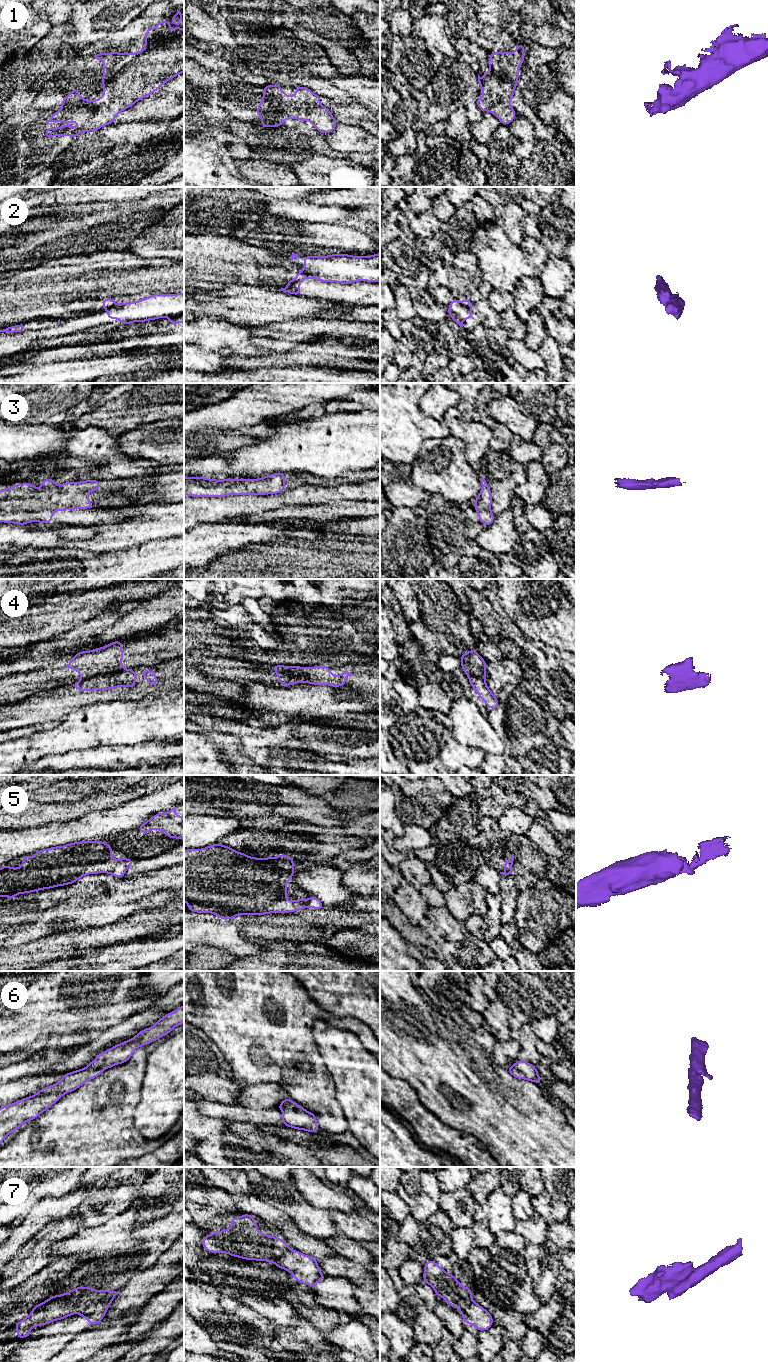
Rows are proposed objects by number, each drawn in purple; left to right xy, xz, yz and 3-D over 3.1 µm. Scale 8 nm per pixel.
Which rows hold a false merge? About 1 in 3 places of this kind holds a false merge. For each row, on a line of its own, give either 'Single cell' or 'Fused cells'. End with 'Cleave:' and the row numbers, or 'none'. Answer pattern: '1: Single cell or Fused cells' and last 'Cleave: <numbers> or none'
1: Single cell
2: Fused cells
3: Single cell
4: Fused cells
5: Single cell
6: Single cell
7: Fused cells
Cleave: 2, 4, 7

